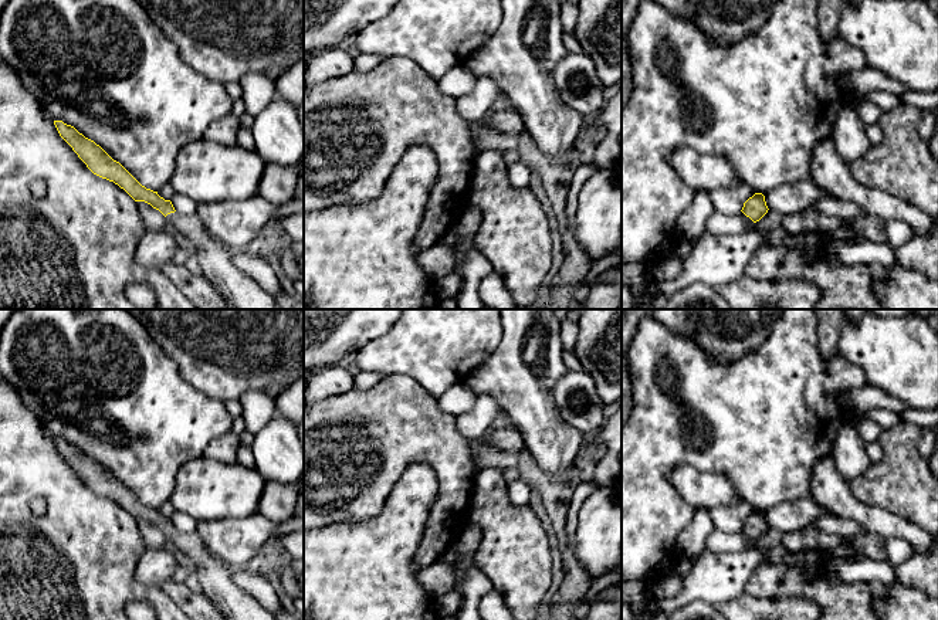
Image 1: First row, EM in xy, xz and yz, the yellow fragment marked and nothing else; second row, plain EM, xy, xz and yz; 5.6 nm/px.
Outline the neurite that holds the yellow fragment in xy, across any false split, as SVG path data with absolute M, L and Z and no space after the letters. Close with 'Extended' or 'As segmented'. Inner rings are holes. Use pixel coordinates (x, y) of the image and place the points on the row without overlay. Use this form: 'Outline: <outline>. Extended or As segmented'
Outline: M54 438L60 454L96 494L114 499L135 519L145 519L159 528L179 550L192 559L203 593L211 600L226 620L274 620L260 602L233 582L231 568L213 556L197 532L179 532L170 518L165 518L142 504L119 480L114 478L99 463L85 455L74 444Z. Extended

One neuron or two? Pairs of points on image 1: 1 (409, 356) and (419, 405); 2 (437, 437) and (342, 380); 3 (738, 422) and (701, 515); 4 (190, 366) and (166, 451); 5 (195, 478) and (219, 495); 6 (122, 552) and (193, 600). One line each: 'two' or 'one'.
1: two
2: two
3: two
4: two
5: one
6: two

